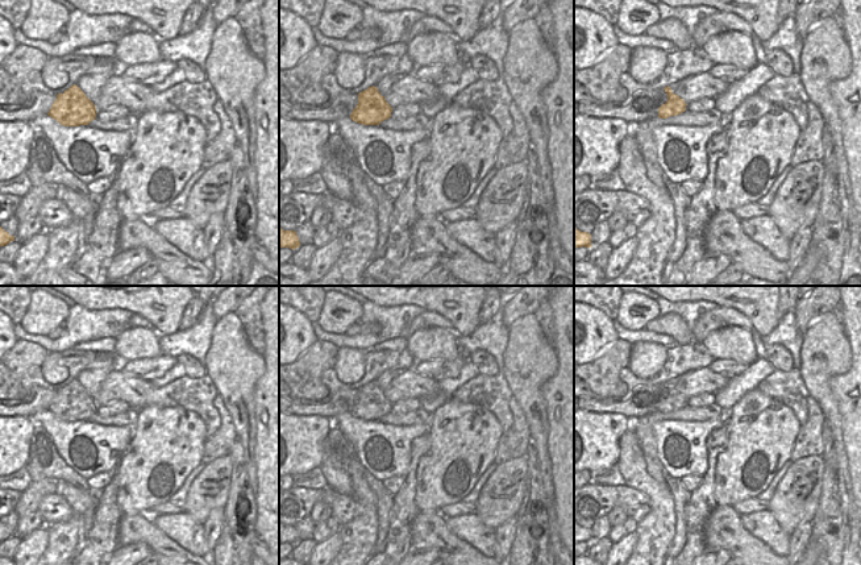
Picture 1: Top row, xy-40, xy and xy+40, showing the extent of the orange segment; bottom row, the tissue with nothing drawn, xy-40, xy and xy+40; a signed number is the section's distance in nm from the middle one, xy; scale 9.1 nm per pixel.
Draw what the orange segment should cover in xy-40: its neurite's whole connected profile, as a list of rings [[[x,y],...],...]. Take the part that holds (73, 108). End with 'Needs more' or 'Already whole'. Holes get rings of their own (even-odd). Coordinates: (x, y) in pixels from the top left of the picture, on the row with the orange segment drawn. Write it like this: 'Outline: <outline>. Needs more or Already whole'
Outline: [[[76,86],[58,94],[47,116],[65,126],[88,125],[96,119],[96,107]]]. Already whole.

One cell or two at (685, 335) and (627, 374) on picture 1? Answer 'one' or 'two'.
two

